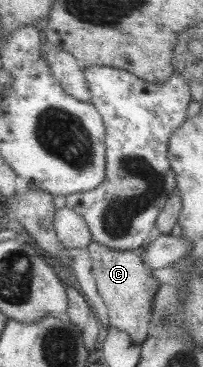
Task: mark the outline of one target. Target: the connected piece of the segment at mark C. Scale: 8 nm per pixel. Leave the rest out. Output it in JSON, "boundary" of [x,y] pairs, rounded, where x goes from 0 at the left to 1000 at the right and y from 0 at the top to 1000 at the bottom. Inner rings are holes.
{"boundary":[[[458,654],[419,676],[453,708],[468,779],[532,845],[532,886],[596,899],[660,937],[704,935],[724,921],[724,888],[754,861],[754,807],[788,768],[744,755],[744,730],[695,706],[704,673],[655,681],[552,678]]]}

